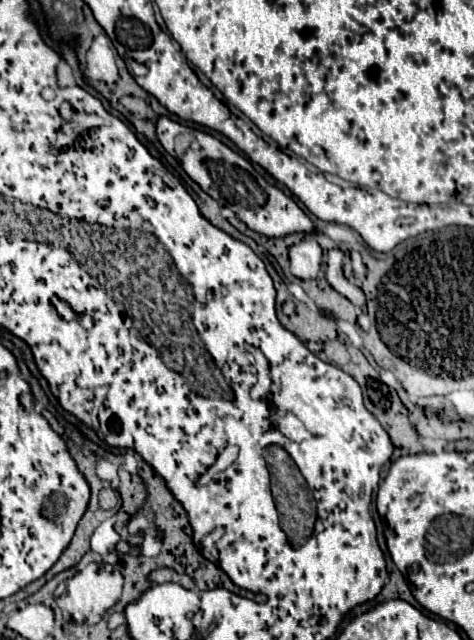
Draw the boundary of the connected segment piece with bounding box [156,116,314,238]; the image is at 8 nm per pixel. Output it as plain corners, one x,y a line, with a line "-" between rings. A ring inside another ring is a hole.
160,116
156,122
156,136
164,150
172,154
184,172
208,194
212,196
218,204
222,202
234,214
254,232
260,232
270,238
282,238
286,234
294,232
312,232
314,224
312,220
298,208
298,204
286,196
280,188
270,184
262,174
254,170
254,166
240,156
238,152
230,150
226,144
222,144
218,138
184,126
180,122
170,120
168,116

